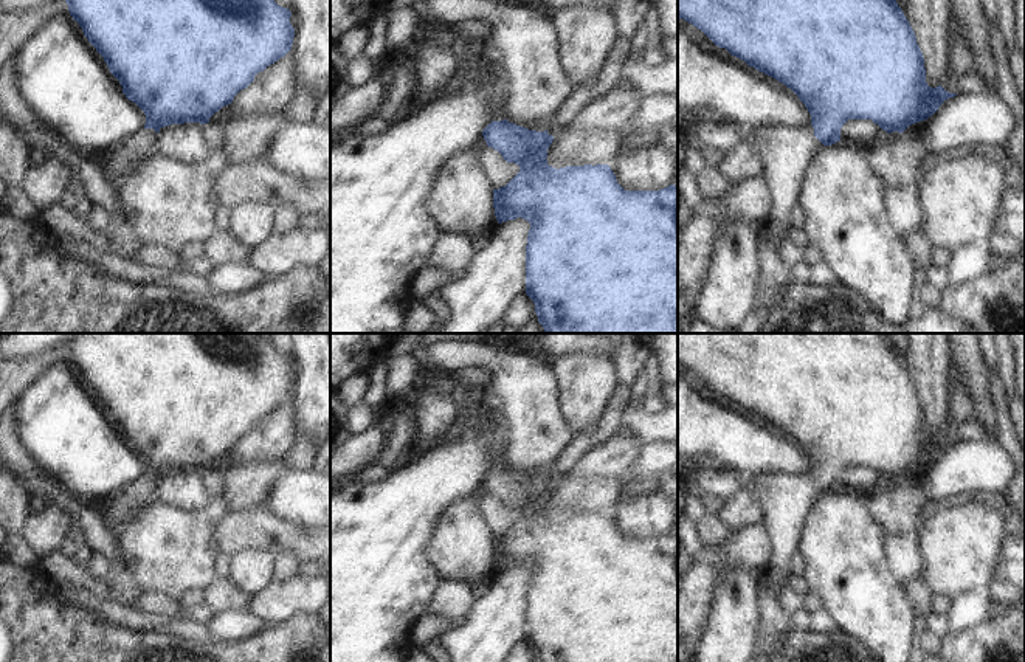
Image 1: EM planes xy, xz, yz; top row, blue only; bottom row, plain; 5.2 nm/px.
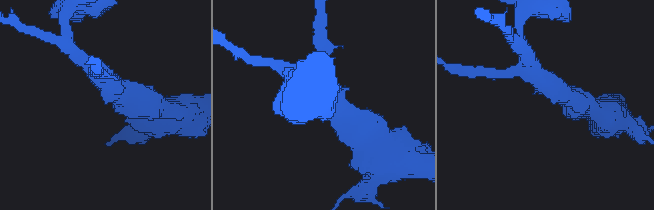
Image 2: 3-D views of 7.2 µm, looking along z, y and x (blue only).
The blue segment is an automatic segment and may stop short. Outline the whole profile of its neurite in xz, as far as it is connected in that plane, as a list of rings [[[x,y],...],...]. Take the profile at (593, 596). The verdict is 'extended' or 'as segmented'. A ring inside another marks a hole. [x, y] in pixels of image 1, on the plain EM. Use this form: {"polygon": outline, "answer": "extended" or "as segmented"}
{"polygon": [[[498,412],[493,415],[495,428],[485,434],[485,440],[499,448],[499,456],[490,462],[490,471],[482,478],[488,495],[498,498],[507,510],[519,513],[519,519],[502,535],[493,536],[493,555],[498,571],[518,564],[530,571],[526,592],[526,642],[535,651],[537,662],[678,662],[678,533],[670,532],[659,538],[625,538],[616,527],[608,512],[566,513],[555,516],[547,512],[547,496],[554,484],[544,479],[529,478],[507,468],[502,457],[507,448],[507,431]]], "answer": "extended"}

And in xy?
{"polygon": [[[73,333],[65,349],[73,367],[119,428],[126,445],[146,462],[141,478],[98,505],[105,527],[113,535],[157,501],[157,481],[161,474],[209,470],[209,465],[231,451],[257,420],[284,405],[295,384],[290,357],[279,353],[271,343],[254,333]]], "answer": "extended"}

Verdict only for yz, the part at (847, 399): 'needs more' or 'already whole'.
needs more

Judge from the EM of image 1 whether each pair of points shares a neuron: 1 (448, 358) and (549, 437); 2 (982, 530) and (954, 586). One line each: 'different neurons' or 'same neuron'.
1: same neuron
2: same neuron

